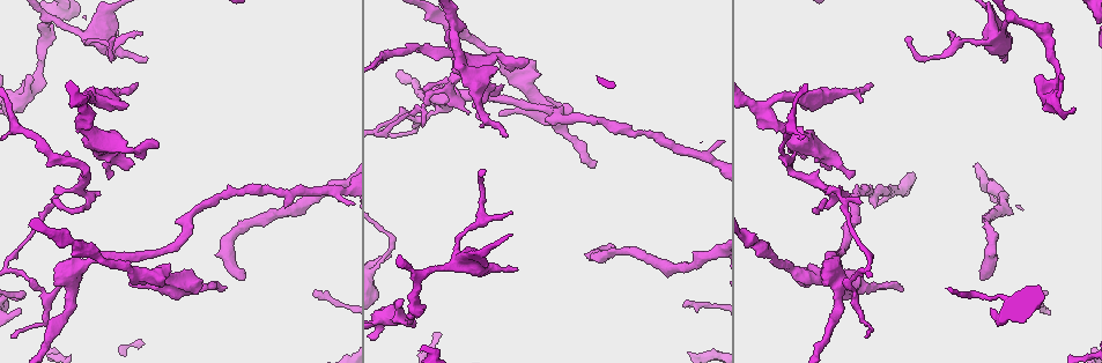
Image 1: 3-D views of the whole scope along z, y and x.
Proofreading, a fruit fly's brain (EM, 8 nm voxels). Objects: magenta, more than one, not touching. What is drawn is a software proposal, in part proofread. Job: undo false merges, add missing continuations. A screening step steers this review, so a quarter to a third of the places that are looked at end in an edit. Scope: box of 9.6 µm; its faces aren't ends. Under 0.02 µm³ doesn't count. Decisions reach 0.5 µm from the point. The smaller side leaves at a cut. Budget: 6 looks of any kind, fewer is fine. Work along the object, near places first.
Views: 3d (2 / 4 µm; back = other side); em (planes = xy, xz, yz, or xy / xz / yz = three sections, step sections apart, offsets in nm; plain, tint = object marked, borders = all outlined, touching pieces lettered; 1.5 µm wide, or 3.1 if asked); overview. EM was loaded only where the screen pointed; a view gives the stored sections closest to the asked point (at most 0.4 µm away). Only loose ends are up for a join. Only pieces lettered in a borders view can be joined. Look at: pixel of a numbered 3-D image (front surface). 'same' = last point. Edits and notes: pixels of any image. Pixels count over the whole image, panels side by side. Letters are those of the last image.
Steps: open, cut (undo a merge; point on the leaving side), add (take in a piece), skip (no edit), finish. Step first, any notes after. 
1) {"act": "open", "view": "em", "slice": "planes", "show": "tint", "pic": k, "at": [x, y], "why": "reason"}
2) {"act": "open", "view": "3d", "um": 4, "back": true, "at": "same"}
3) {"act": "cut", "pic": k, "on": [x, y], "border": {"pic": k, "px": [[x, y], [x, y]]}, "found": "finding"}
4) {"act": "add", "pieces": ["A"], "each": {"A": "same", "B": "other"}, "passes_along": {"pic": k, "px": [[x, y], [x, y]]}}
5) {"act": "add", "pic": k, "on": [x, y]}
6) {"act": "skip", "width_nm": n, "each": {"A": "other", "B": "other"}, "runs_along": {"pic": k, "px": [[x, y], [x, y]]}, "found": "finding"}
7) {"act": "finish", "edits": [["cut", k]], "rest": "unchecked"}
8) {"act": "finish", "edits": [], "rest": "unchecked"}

{"act": "open", "view": "3d", "um": 2, "pic": 1, "at": [1035, 81]}

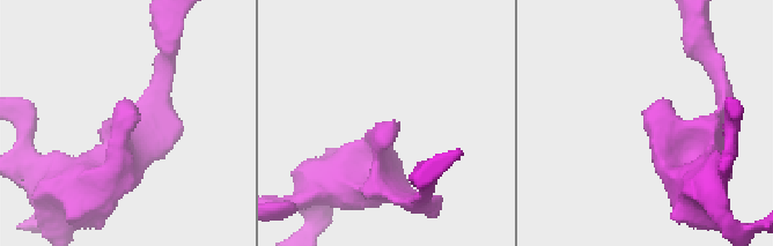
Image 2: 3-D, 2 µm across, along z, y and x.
{"act": "open", "view": "em", "slice": "planes", "show": "borders", "pic": 2, "at": [398, 122], "why": "need the tissue"}

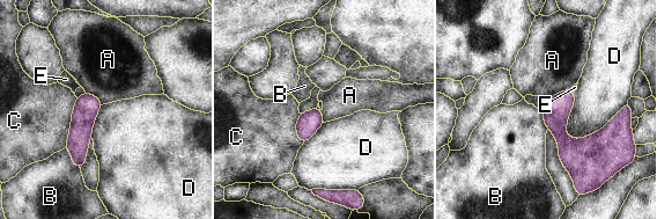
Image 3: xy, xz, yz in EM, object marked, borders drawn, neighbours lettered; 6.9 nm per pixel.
{"act": "skip", "width_nm": 160, "each": {"A": "other", "B": "other", "C": "other", "D": "other", "E": "other"}, "found": "no lettered piece goes on from it"}

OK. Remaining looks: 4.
{"act": "open", "view": "3d", "um": 2, "back": true, "pic": 1, "at": [73, 282], "why": "two arms in line, one across"}

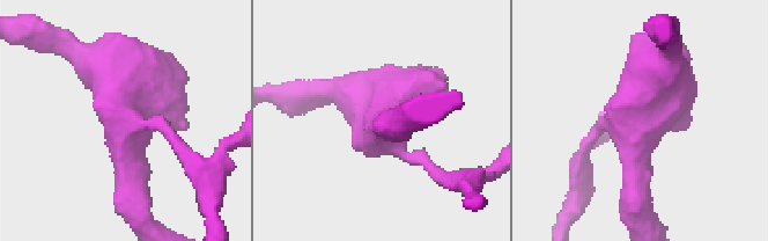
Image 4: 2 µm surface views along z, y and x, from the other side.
{"act": "open", "view": "em", "slice": "xz", "step": 4, "show": "borders", "pic": 4, "at": [628, 123], "arms": 3, "why": "now the EM"}

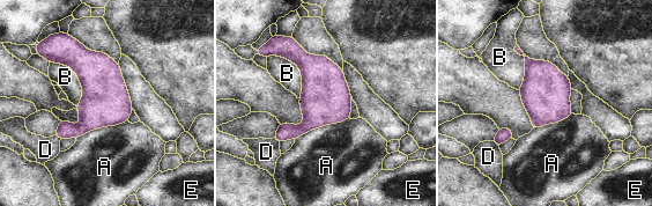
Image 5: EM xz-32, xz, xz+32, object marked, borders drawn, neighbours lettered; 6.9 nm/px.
{"act": "skip", "each": {"A": "other", "B": "other", "D": "other", "E": "other"}, "border": {"pic": 5, "px": [[268, 54], [296, 65], [299, 98]]}, "found": "continuous, no second neuron"}

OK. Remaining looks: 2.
{"act": "open", "view": "em", "slice": "xz", "step": 8, "show": "borders", "pic": 1, "at": [613, 245], "why": "free end"}

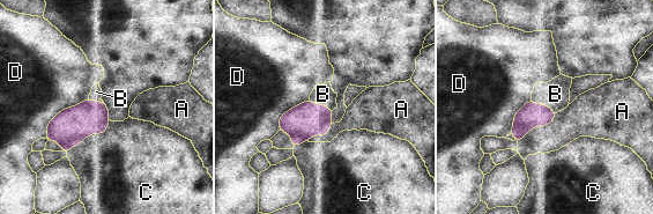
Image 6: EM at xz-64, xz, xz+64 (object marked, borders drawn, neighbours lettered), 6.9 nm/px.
{"act": "open", "view": "em", "slice": "yz", "step": 4, "show": "borders", "at": "same", "why": "another direction"}

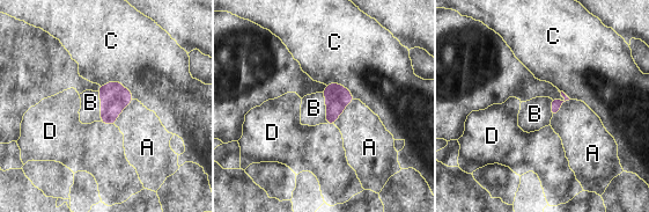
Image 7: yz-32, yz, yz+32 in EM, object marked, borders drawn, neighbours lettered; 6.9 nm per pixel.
{"act": "add", "pieces": ["B"], "each": {"A": "other", "B": "same", "C": "other", "D": "other"}, "found": "the neuron continues"}

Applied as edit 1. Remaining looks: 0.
{"act": "finish", "edits": [["add", 7]], "rest": "unchecked"}

